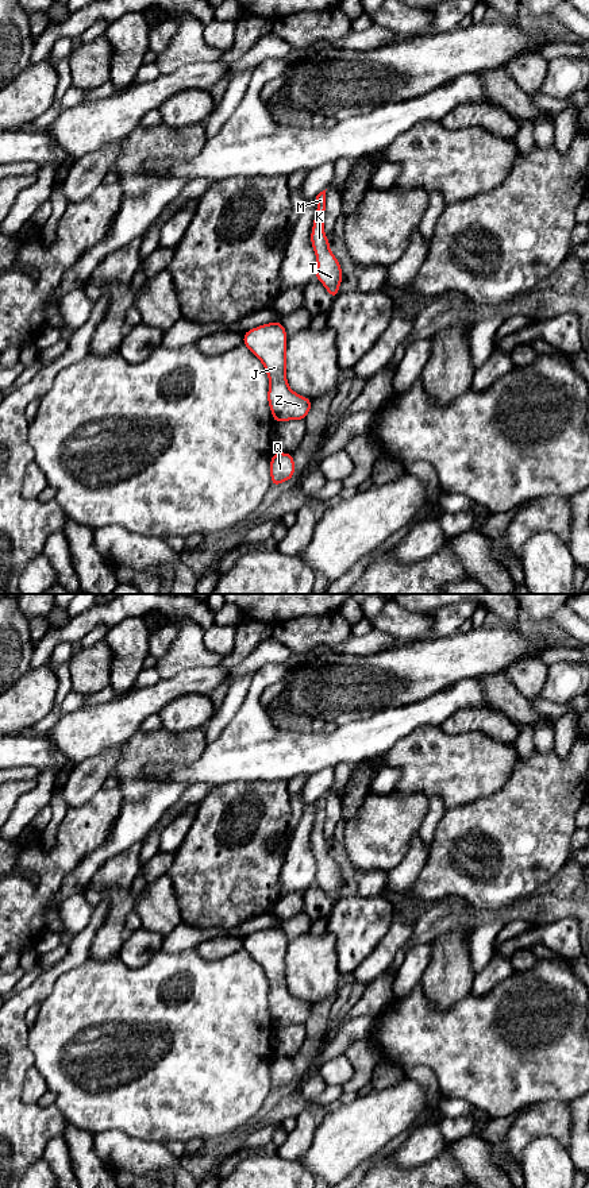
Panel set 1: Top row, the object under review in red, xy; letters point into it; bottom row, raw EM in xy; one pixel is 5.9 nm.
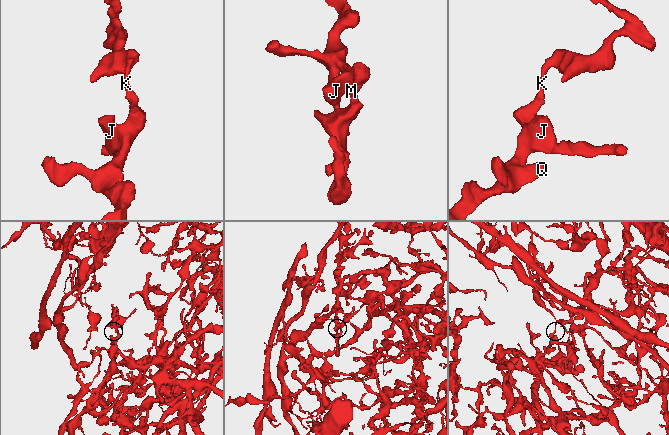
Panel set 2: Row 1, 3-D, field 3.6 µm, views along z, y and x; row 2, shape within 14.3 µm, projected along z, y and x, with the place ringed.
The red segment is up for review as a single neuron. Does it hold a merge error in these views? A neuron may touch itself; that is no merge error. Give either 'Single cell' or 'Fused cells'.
Single cell

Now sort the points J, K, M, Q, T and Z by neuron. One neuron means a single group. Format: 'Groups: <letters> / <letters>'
Groups: J K M Q T Z

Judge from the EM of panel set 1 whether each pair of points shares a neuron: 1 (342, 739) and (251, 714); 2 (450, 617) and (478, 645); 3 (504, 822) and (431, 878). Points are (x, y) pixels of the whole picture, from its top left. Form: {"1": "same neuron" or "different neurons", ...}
{"1": "same neuron", "2": "different neurons", "3": "same neuron"}

